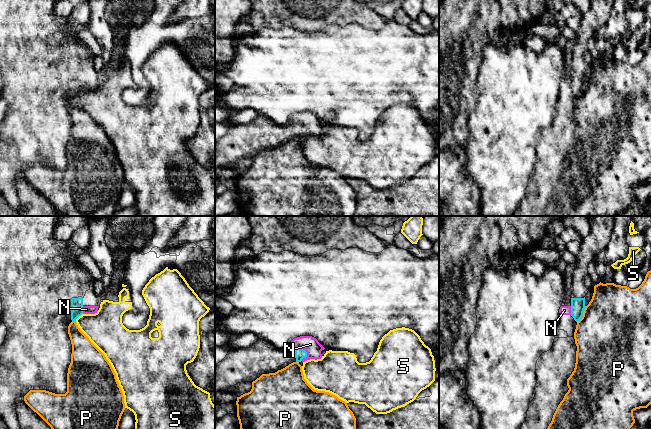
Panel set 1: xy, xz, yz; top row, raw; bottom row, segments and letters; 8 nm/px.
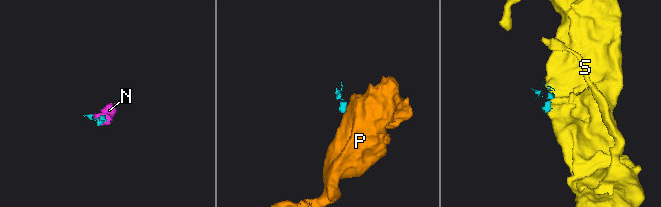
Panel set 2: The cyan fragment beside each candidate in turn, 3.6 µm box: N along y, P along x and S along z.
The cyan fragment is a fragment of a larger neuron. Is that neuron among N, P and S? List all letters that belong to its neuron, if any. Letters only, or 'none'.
N

